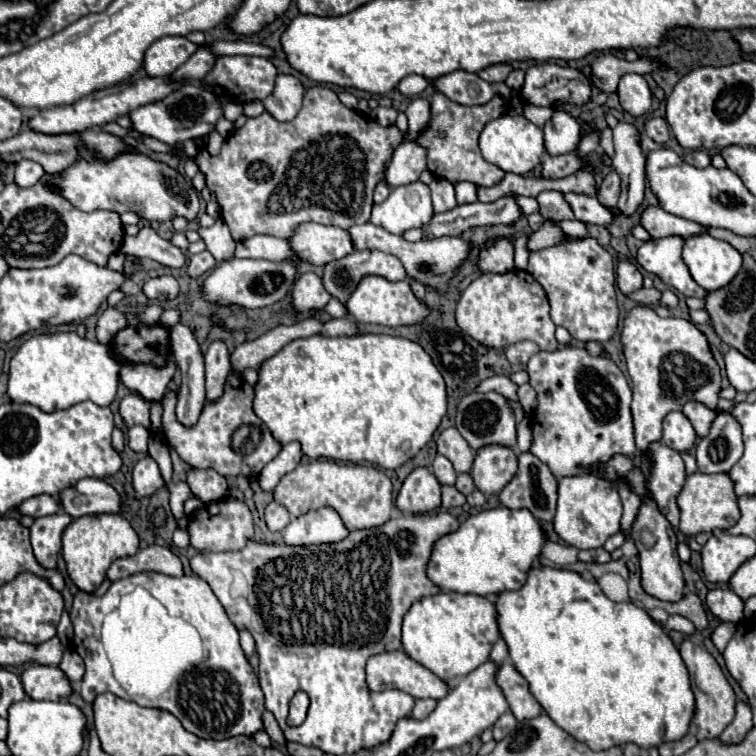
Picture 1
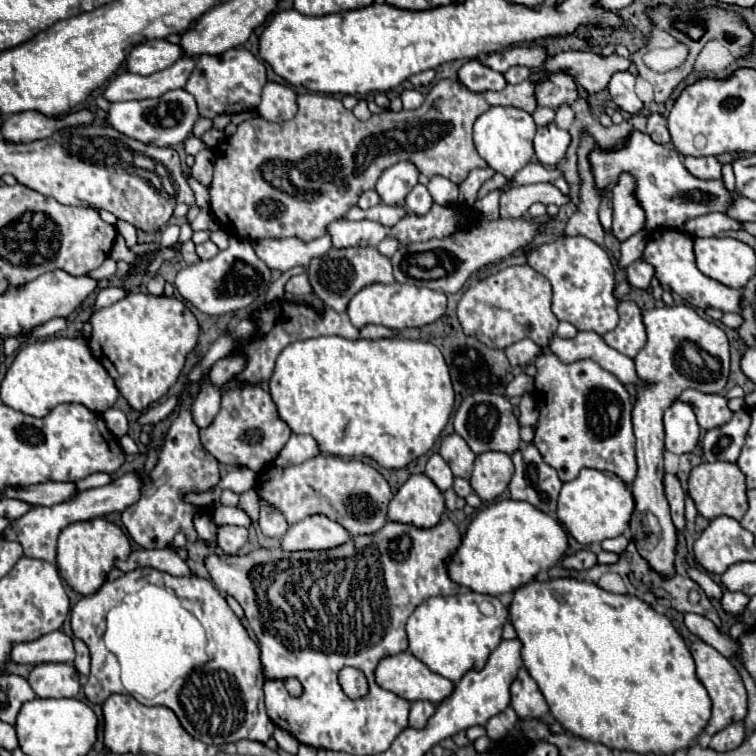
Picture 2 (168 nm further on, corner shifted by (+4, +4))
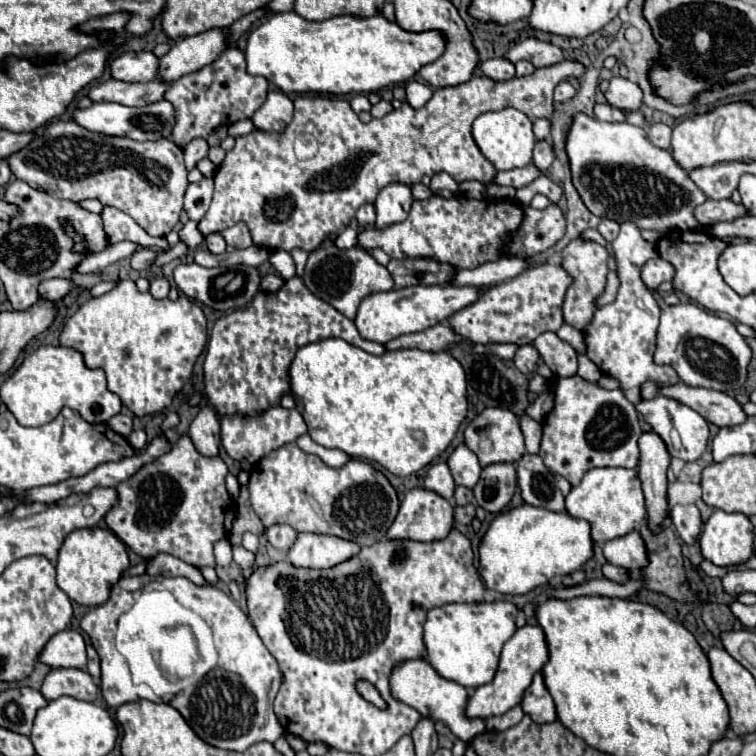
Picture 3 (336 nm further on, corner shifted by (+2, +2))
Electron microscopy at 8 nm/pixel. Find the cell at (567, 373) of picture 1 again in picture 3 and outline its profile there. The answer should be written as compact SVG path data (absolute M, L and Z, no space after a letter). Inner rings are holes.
M578 374L554 378L554 408L544 420L540 458L554 474L562 474L572 486L596 466L636 468L638 436L642 434L638 412L622 390L606 390Z

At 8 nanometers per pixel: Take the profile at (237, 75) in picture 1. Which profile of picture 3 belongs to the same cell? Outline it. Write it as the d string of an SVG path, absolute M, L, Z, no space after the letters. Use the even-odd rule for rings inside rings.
M228 48L210 66L194 74L186 74L178 82L170 84L166 90L166 100L176 108L176 126L172 132L172 142L186 146L194 138L206 138L212 128L222 124L234 124L238 120L250 118L266 100L268 82L262 76L248 74L244 52L238 48Z

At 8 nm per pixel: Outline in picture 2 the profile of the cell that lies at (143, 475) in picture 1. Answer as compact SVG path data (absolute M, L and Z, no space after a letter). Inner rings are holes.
M128 472L120 478L116 478L112 484L108 486L100 486L100 488L90 488L84 490L76 496L72 496L66 502L54 504L54 506L36 506L30 508L24 516L16 518L10 522L10 526L2 532L2 538L6 540L14 540L24 548L24 554L28 558L40 558L46 562L56 562L56 540L58 534L72 522L80 522L80 520L92 520L92 518L100 518L112 512L122 512L124 508L132 506L138 498L140 498L140 486L142 486L142 478L136 472Z

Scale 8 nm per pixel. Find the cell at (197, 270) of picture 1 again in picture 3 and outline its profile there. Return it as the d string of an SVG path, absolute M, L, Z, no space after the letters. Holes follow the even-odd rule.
M210 234L210 236L206 236L206 244L208 244L208 250L210 250L212 254L222 254L222 252L226 250L226 242L224 242L224 238L222 238L220 234Z

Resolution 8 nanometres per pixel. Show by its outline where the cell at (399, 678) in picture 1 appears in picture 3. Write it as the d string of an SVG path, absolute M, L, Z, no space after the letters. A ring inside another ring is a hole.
M424 658L406 660L400 666L396 666L392 670L392 676L390 676L390 690L392 690L392 696L396 700L400 700L400 702L404 702L404 704L408 704L412 708L416 708L422 716L446 722L446 726L462 742L470 742L472 738L476 738L478 734L482 734L486 730L484 728L484 720L480 720L480 718L468 720L464 716L464 706L466 706L466 700L468 700L466 688L460 686L460 684L456 684L456 682L450 682L450 680L438 676L434 672L434 668Z

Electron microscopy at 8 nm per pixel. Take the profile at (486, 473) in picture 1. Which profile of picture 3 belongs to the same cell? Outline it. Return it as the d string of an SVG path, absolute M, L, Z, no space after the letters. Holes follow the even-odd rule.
M498 462L482 468L478 484L472 488L478 506L498 514L516 492L516 468L510 462Z

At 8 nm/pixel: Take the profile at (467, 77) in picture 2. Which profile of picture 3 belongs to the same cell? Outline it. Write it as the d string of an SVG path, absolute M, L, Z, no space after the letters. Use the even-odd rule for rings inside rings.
M492 58L492 60L484 60L478 66L480 74L494 80L494 82L502 82L502 80L510 80L514 78L514 64L510 64L504 58Z

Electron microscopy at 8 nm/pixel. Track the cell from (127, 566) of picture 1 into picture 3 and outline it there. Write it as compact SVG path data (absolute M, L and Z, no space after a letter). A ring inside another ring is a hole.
M156 554L154 558L148 558L146 574L150 574L150 576L156 576L156 574L160 574L160 576L184 576L198 586L206 584L206 580L202 578L202 574L196 566L192 566L180 558L174 558L170 554Z

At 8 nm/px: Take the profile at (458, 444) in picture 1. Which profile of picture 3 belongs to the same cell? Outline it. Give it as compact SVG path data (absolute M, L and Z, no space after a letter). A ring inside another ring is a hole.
M460 444L454 448L454 452L448 458L448 466L454 476L454 482L466 488L472 488L478 482L480 470L482 470L476 454L466 444Z

